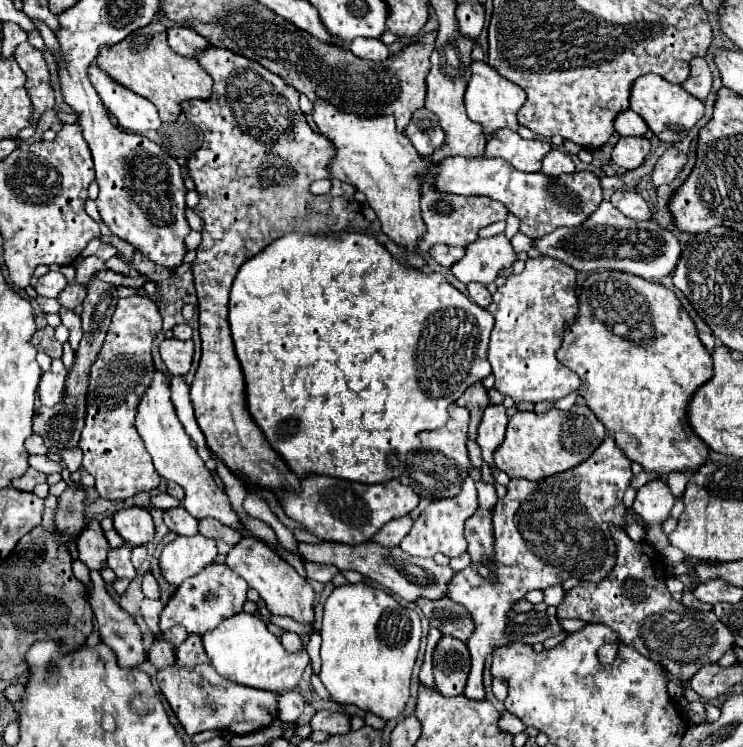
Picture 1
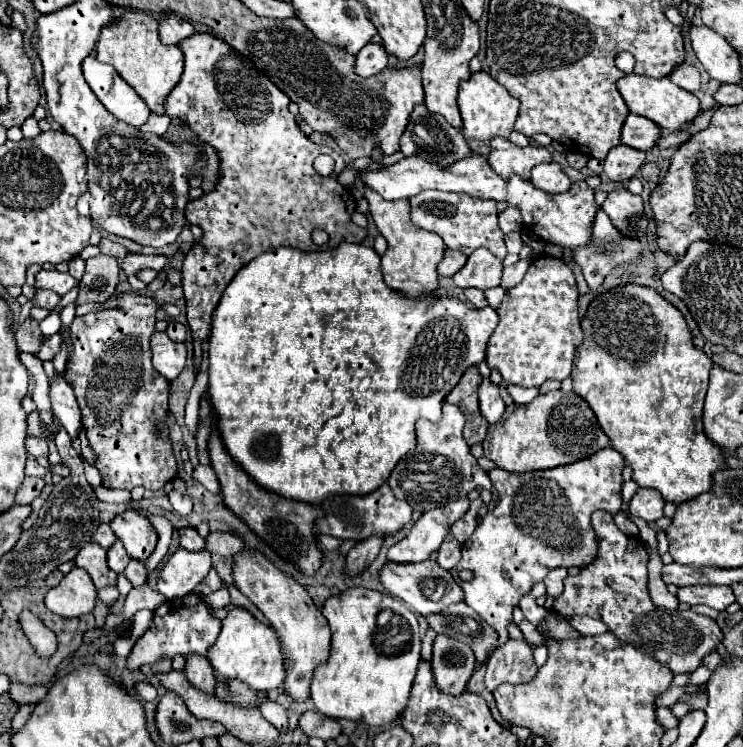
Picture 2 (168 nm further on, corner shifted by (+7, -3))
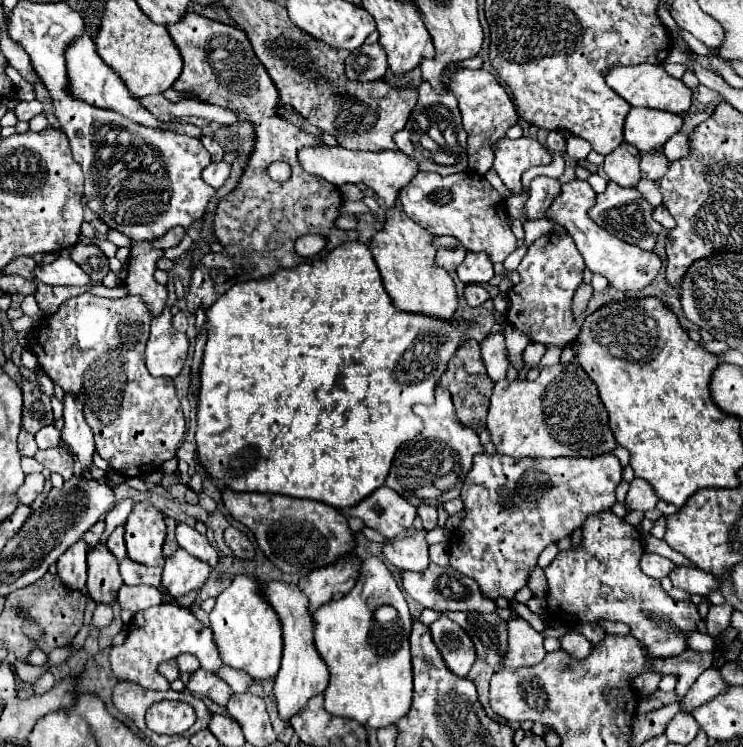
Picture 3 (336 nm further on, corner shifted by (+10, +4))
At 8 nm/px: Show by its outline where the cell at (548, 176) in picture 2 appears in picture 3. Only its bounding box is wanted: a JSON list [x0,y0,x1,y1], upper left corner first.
[526,177,560,219]

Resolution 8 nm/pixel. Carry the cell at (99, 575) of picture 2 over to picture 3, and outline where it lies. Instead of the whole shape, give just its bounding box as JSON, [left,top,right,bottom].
[88,545,122,603]

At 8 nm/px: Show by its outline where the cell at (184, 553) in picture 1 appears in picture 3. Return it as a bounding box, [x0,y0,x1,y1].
[162,549,210,597]

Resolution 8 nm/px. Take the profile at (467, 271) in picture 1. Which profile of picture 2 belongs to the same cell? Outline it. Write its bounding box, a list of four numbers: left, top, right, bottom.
[453,248,503,290]

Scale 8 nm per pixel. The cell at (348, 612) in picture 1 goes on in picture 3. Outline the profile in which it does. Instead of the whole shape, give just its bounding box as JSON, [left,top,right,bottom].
[314,557,412,729]

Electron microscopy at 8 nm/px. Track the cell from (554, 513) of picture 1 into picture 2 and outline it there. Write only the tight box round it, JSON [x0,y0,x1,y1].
[453,448,623,646]

